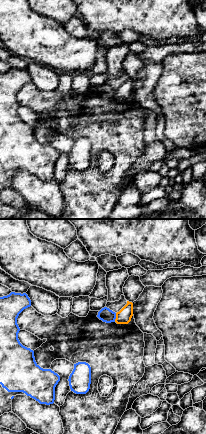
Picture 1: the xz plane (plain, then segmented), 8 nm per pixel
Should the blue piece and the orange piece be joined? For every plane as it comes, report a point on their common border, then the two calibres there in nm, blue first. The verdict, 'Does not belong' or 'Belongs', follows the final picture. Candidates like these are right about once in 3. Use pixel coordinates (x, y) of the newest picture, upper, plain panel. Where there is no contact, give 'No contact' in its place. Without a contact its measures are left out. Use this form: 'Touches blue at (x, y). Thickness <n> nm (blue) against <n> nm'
Touches blue at (115, 93). Thickness 110 nm (blue) against 120 nm

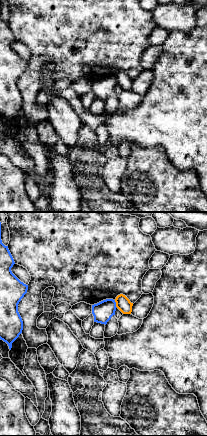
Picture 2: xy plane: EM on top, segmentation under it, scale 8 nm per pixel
Touches blue at (115, 80). Thickness 160 nm (blue) against 110 nm

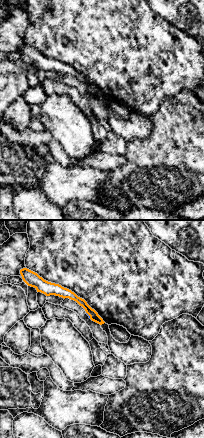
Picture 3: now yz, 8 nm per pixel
Touches blue at (88, 91). Thickness 20 nm (blue) against 80 nm

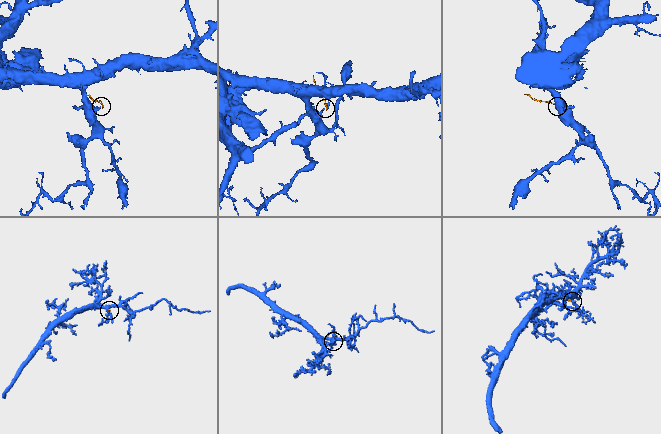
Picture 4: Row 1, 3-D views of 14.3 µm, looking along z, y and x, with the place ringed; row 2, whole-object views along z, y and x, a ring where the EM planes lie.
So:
Does not belong

